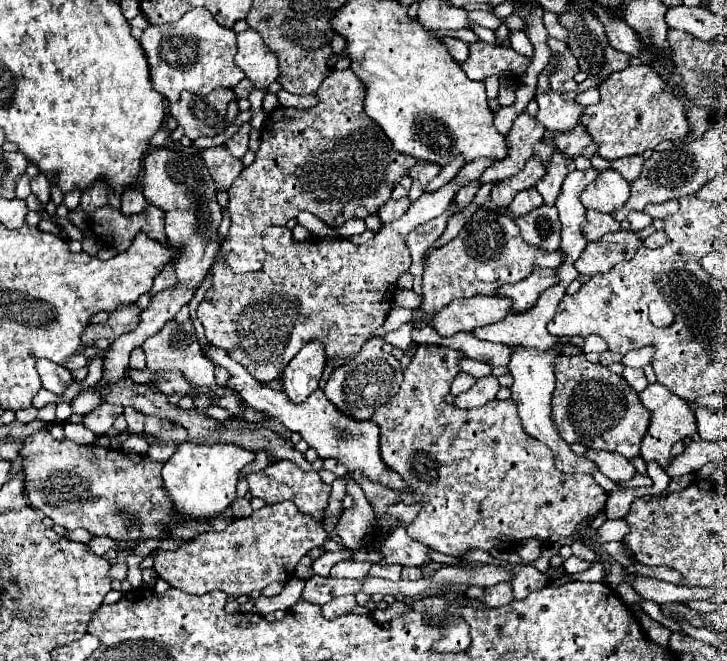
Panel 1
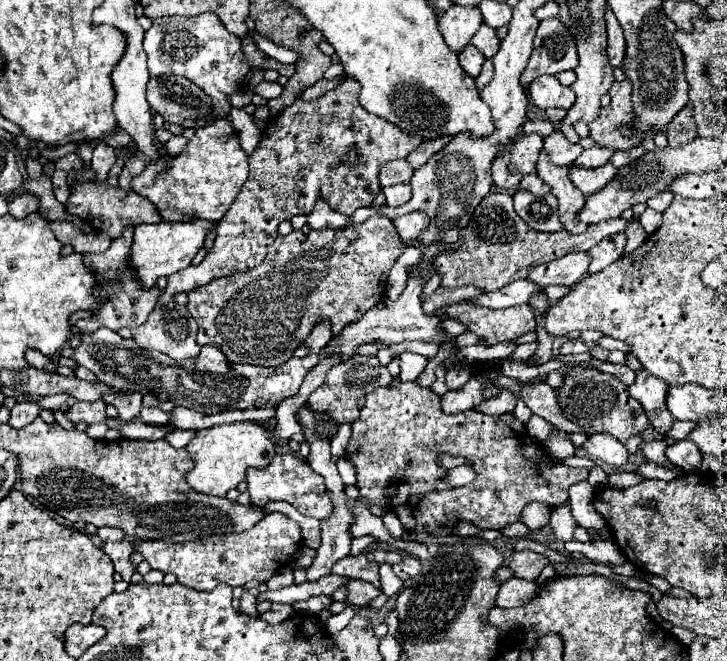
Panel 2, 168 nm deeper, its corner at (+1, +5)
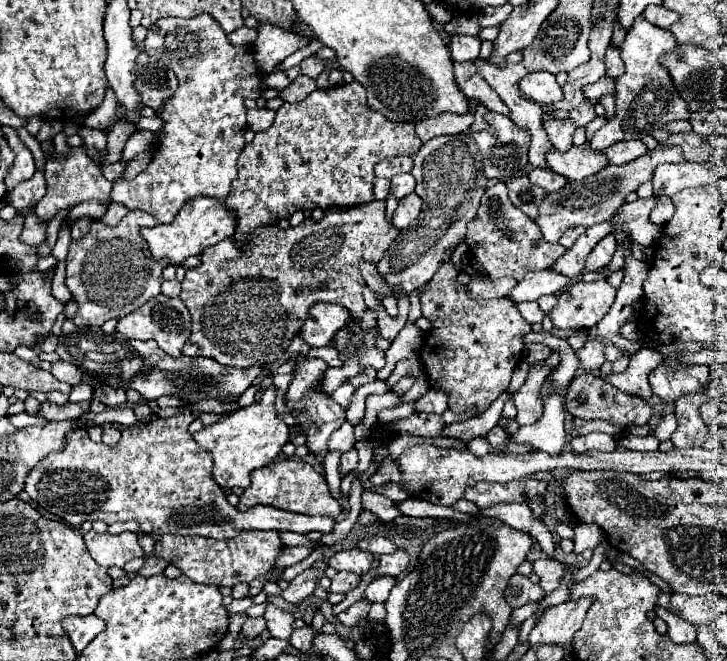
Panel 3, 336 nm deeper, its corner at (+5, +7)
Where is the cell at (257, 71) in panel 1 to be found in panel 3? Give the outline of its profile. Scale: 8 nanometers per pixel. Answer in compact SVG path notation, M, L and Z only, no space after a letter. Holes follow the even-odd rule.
M310 57L310 59L304 59L300 63L300 69L302 69L302 75L308 75L312 79L318 79L320 73L332 71L332 61L320 59L320 57Z

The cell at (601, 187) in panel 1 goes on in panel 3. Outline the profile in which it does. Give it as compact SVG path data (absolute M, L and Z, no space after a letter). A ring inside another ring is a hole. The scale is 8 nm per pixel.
M584 143L580 147L574 145L564 153L552 147L546 155L546 163L552 171L568 177L570 181L582 181L604 169L608 159L602 155L602 151L594 151L588 143Z

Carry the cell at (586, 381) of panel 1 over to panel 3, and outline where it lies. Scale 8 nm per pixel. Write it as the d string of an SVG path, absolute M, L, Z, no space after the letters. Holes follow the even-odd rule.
M580 373L572 379L572 383L570 383L570 387L564 395L564 407L572 417L604 419L604 421L610 421L610 423L620 423L622 427L626 427L628 423L644 425L652 417L652 407L648 405L646 399L618 391L610 383L604 383L604 379L596 373Z

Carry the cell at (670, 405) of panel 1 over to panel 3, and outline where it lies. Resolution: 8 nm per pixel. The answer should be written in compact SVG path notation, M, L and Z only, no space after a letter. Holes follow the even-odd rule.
M642 347L640 351L636 351L630 359L630 365L624 373L620 375L610 375L610 377L602 377L604 381L608 381L610 385L614 385L616 389L630 393L630 395L640 395L642 399L650 399L652 397L652 389L648 383L648 375L652 369L656 369L662 363L662 353L650 347Z

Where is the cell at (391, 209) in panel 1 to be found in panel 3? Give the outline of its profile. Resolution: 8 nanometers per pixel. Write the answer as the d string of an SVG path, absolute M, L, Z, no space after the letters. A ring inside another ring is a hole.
M402 173L402 175L392 177L390 193L392 193L396 199L402 199L402 197L406 197L408 193L412 193L412 191L414 191L414 185L416 185L414 177L412 177L410 173Z

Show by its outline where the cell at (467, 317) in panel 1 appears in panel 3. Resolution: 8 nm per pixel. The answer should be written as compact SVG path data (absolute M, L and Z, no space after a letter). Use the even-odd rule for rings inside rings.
M554 269L532 271L510 291L512 301L536 301L542 295L558 295L564 287L572 283L570 277L556 273Z

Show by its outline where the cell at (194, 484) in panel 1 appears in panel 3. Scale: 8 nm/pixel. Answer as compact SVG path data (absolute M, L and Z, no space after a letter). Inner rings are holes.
M274 385L266 387L264 399L252 403L250 407L238 409L236 413L220 419L218 423L206 425L202 431L194 433L194 439L200 447L208 449L214 455L214 479L220 487L242 487L250 485L250 473L258 467L272 463L282 447L290 439L290 427L278 417L274 409L278 389Z

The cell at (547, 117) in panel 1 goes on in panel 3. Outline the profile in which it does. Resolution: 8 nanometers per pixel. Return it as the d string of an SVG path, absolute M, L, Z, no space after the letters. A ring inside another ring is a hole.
M536 71L536 73L528 73L526 77L522 77L520 91L526 99L536 101L540 105L550 105L564 97L562 87L556 83L556 77L546 71Z

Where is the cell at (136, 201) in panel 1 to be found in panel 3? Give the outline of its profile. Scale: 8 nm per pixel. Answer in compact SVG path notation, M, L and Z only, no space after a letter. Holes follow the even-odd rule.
M118 161L118 163L112 163L112 165L100 165L100 171L102 175L108 179L108 181L116 181L122 177L124 173L124 165Z

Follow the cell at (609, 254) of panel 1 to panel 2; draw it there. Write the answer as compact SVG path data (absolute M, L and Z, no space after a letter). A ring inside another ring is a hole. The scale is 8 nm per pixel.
M620 231L620 233L614 233L612 237L606 237L592 249L588 249L588 257L590 257L588 273L598 273L606 269L624 253L624 247L626 247L626 233Z

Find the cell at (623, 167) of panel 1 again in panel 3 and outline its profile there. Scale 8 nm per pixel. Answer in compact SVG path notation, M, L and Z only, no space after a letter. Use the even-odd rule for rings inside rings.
M620 141L620 143L614 143L610 147L604 149L604 155L608 157L610 163L614 165L624 165L632 159L638 159L640 155L644 155L648 149L642 141Z

